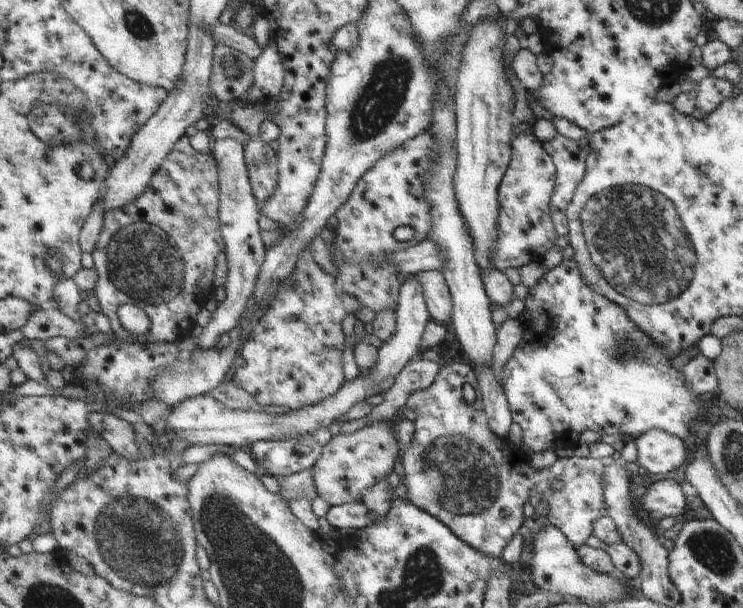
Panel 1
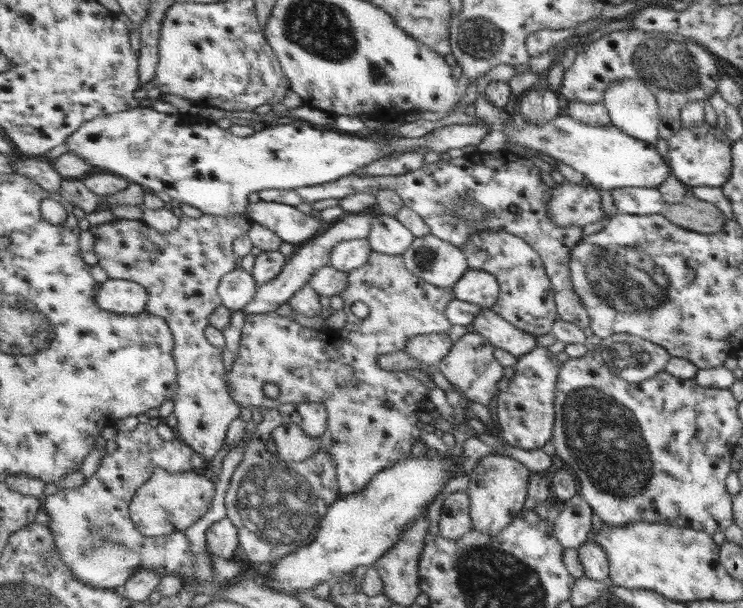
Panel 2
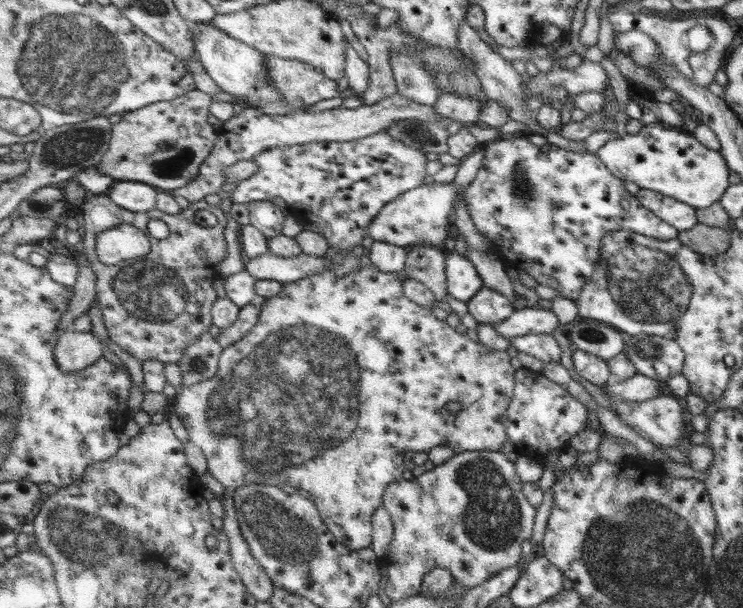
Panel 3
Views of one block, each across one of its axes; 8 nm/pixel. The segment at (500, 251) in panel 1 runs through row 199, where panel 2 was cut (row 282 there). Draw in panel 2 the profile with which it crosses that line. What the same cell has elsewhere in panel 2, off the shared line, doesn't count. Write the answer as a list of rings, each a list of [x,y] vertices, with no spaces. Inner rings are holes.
[[[507,230],[499,232],[475,232],[463,246],[468,263],[473,269],[481,269],[497,277],[500,281],[500,298],[491,310],[505,317],[522,331],[536,336],[550,334],[557,320],[556,289],[546,271],[544,260],[537,249],[520,236]]]

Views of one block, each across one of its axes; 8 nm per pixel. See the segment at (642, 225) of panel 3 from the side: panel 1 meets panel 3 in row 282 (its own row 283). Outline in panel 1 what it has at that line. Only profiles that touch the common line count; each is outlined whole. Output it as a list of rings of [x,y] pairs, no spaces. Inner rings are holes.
[[[561,261],[559,266],[544,273],[537,284],[533,286],[533,288],[529,288],[529,294],[524,300],[524,304],[524,310],[529,313],[529,317],[525,318],[525,320],[519,319],[523,328],[521,342],[514,349],[513,356],[511,356],[505,364],[505,368],[501,373],[501,384],[504,386],[504,391],[509,401],[513,420],[519,424],[523,430],[522,444],[517,447],[525,454],[528,455],[526,452],[528,450],[531,450],[533,453],[545,452],[545,450],[549,450],[549,448],[559,454],[562,453],[561,432],[569,436],[571,430],[573,430],[573,438],[577,438],[577,436],[579,436],[581,432],[585,432],[585,430],[592,430],[600,435],[609,434],[609,436],[613,436],[616,440],[621,440],[625,443],[625,437],[633,440],[637,435],[649,429],[661,429],[664,433],[669,433],[683,440],[688,434],[691,420],[699,419],[703,415],[707,415],[705,410],[696,402],[696,398],[700,398],[702,401],[705,397],[697,397],[692,391],[688,390],[684,385],[682,372],[675,372],[670,365],[670,360],[667,360],[666,356],[653,344],[650,338],[647,338],[640,329],[634,326],[624,313],[623,308],[617,306],[614,302],[611,302],[600,294],[597,294],[585,284],[580,277],[580,272],[575,261]]]

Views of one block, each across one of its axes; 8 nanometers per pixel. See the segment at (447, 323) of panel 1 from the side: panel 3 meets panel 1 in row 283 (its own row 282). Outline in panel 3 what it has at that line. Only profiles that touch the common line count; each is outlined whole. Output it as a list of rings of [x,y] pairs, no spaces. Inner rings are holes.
[[[429,245],[409,248],[402,276],[422,282],[435,293],[438,301],[447,302],[447,253],[448,249]]]

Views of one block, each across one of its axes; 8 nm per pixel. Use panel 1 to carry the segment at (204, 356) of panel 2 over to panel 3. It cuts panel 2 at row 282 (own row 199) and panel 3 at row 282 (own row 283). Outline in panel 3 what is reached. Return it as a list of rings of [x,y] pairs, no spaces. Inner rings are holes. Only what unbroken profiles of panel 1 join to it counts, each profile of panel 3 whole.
[[[88,194],[85,198],[82,209],[84,226],[82,229],[82,239],[80,245],[87,257],[91,259],[91,265],[97,273],[97,290],[99,308],[104,317],[104,324],[108,330],[110,340],[113,340],[122,350],[125,350],[140,362],[153,359],[161,362],[178,364],[184,359],[185,352],[193,342],[197,342],[209,328],[213,326],[212,310],[218,299],[217,291],[214,289],[214,282],[219,277],[219,266],[221,262],[229,256],[225,248],[224,216],[225,212],[217,206],[207,204],[205,200],[191,203],[179,214],[172,215],[155,209],[151,213],[131,212],[122,208],[115,201],[111,201],[108,194],[95,195]],[[197,210],[208,210],[215,214],[218,223],[213,227],[203,227],[195,222],[195,212]],[[151,220],[162,220],[168,225],[168,237],[165,239],[155,238],[147,230],[147,222]],[[121,224],[136,226],[149,236],[152,244],[150,256],[137,257],[113,265],[108,265],[101,261],[98,255],[98,236],[111,228],[119,227]]]

